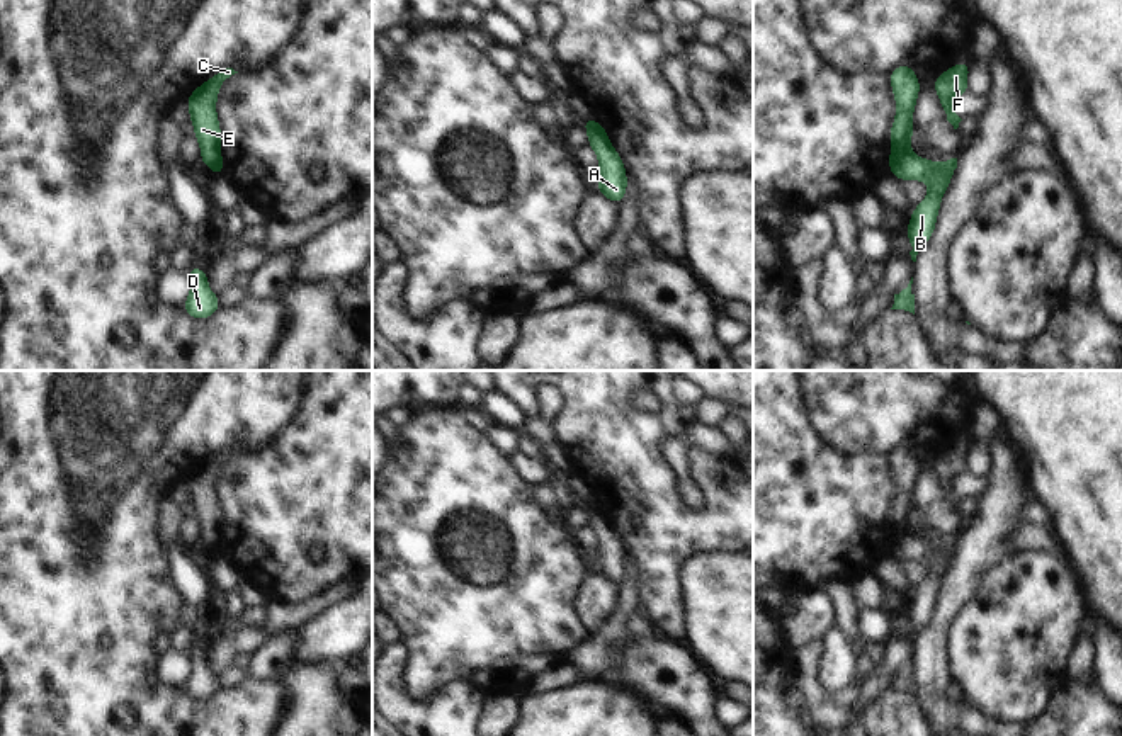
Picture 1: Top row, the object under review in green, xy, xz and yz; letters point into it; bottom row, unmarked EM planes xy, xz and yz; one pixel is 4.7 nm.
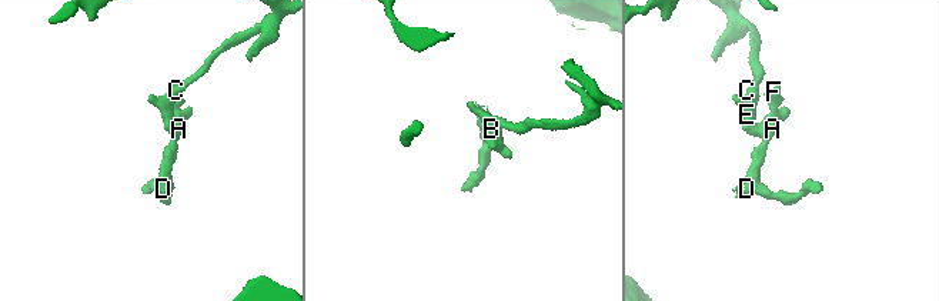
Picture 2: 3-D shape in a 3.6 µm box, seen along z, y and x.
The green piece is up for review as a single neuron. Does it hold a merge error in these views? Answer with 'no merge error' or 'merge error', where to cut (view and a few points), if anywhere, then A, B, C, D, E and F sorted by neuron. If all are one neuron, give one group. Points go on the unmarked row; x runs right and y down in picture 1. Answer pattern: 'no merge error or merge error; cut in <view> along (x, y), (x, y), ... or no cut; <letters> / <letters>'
merge error; cut in yz along (908, 527), (889, 544); A B D F / C E

